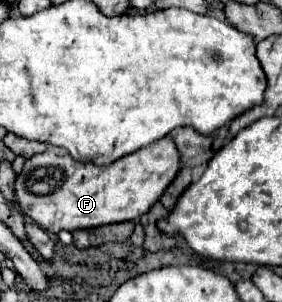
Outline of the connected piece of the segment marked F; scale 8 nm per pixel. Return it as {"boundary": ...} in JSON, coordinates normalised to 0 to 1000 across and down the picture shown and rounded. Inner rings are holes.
{"boundary":[[[603,450],[397,536],[397,550],[312,550],[270,536],[234,497],[170,490],[92,530],[78,576],[57,589],[57,675],[177,775],[454,728],[489,735],[567,662],[631,570],[638,517]],[[128,609],[156,609],[156,636],[128,636]]]}

